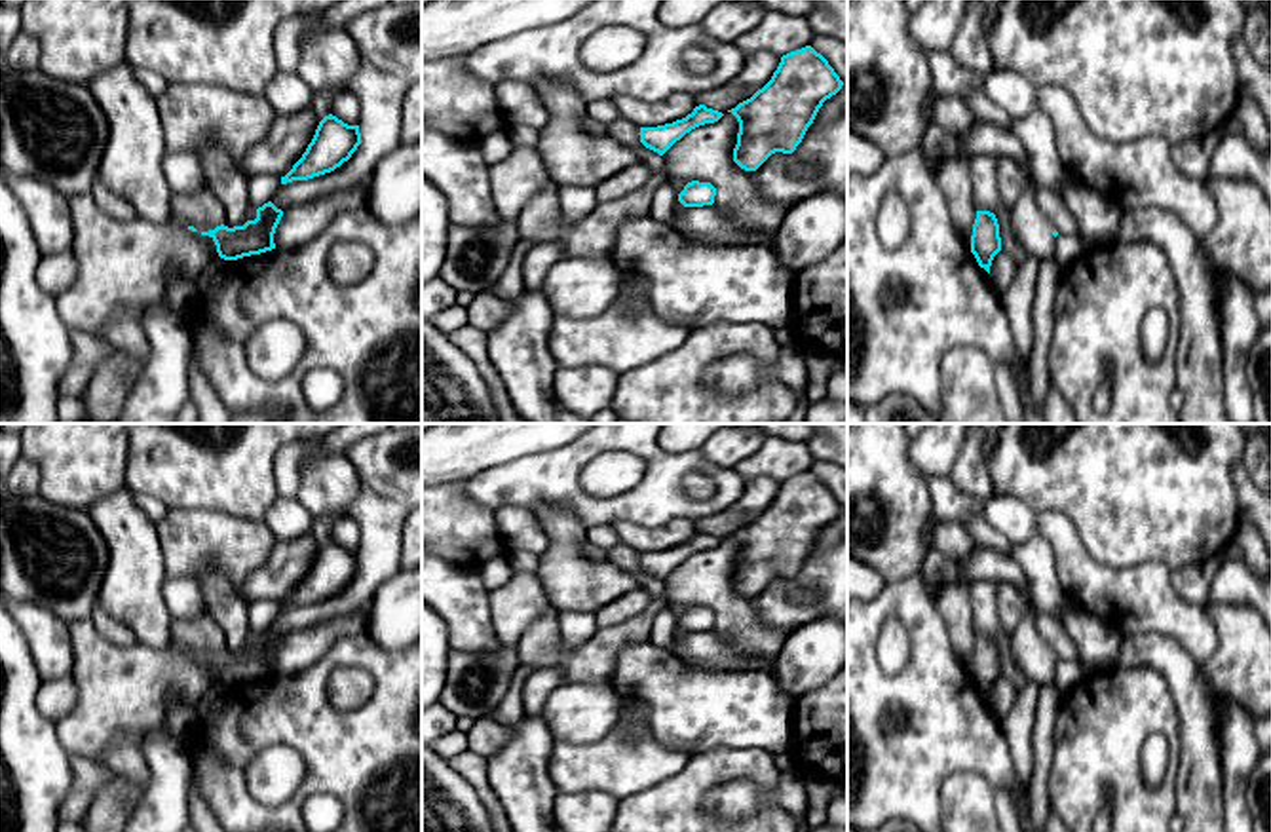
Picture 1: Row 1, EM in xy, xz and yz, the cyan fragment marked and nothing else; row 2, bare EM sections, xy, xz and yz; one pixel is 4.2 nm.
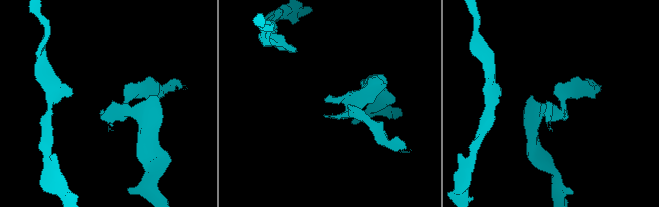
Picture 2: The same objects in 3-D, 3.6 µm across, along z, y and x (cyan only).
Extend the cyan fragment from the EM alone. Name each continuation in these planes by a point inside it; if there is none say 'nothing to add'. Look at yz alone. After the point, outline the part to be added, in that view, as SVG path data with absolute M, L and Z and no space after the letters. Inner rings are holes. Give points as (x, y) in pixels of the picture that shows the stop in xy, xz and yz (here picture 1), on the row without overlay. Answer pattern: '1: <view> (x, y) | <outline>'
1: yz (1034, 656) | M975 547L961 564L961 577L971 583L980 579L1013 583L1026 596L1026 612L1009 636L1011 652L1026 680L1037 686L1051 684L1056 671L1056 663L1053 661L1056 652L1037 634L1035 619L1041 612L1032 602L1026 576L1013 557Z

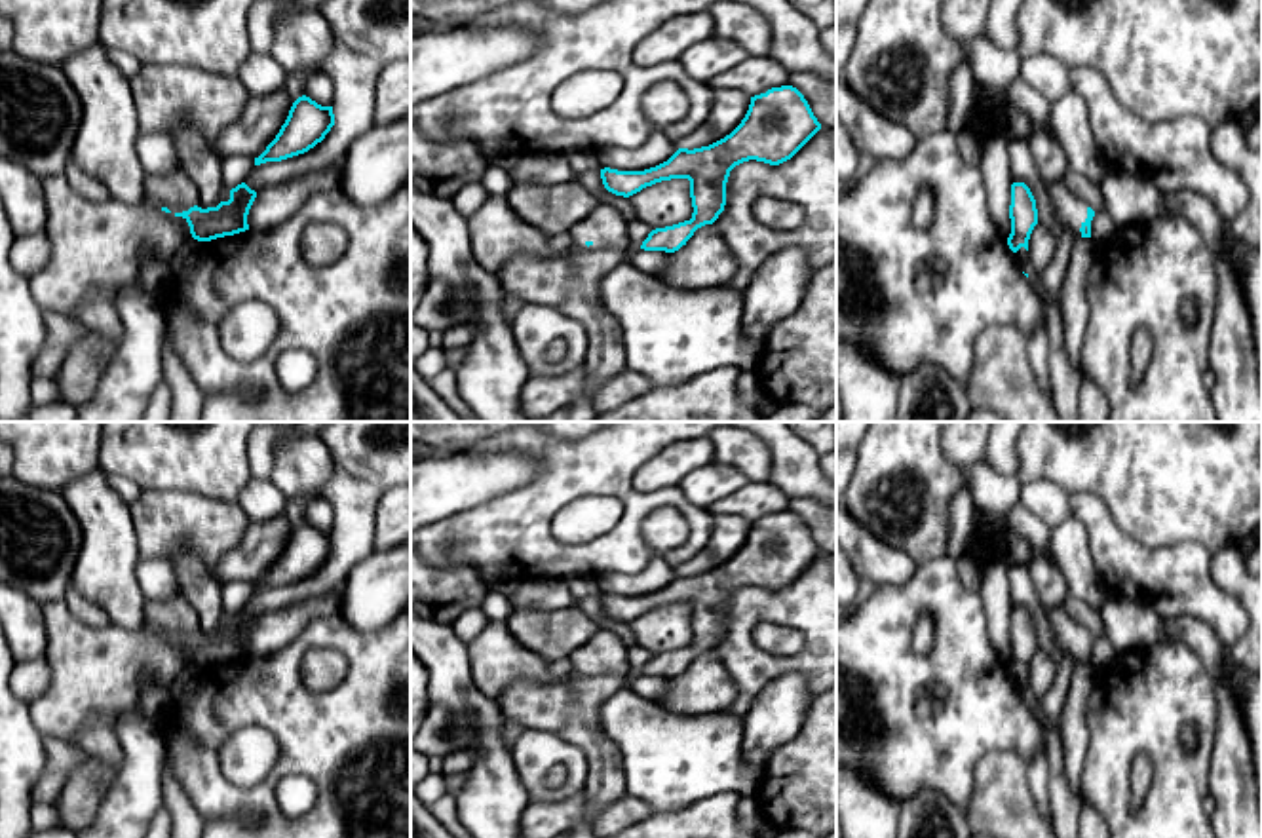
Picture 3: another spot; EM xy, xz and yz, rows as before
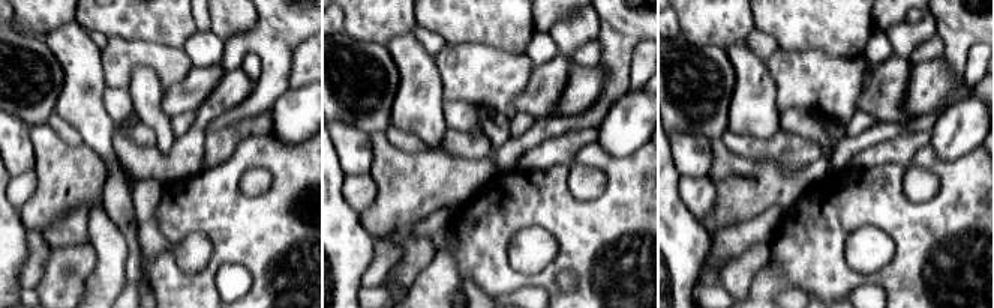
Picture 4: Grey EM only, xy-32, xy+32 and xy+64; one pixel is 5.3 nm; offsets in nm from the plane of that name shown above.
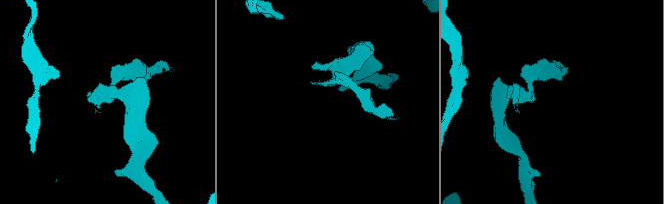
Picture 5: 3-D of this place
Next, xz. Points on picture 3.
1: xz (605, 652) | M608 629L595 633L585 644L576 648L568 657L574 675L606 675L620 673L627 676L627 644Z

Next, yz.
1: yz (1070, 637) | M1062 604L1049 610L1049 627L1055 637L1061 654L1070 656L1076 663L1081 663L1081 650L1087 644L1087 627L1074 621Z

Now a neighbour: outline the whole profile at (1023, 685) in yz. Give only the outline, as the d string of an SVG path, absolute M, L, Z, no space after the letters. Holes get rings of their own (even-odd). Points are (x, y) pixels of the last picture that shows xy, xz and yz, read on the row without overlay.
M1021 673L1015 680L1017 680L1021 697L1024 697L1028 701L1026 703L1028 709L1042 722L1042 726L1045 726L1045 720L1043 720L1043 714L1040 709L1040 699L1032 694L1030 684L1028 684L1028 676L1024 673Z

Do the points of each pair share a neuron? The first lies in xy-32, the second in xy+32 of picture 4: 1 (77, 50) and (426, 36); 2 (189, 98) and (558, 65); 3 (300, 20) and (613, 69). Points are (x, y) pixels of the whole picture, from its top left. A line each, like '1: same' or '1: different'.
1: different
2: same
3: same

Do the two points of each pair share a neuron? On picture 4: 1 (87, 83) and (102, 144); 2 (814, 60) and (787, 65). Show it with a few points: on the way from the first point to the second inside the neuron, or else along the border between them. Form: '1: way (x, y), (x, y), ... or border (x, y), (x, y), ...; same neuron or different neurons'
1: way (87, 98), (87, 114), (96, 129); same neuron
2: way (808, 65), (793, 65); same neuron

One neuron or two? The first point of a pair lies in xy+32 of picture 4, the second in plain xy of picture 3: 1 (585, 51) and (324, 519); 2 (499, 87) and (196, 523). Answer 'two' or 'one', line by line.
1: one
2: one

